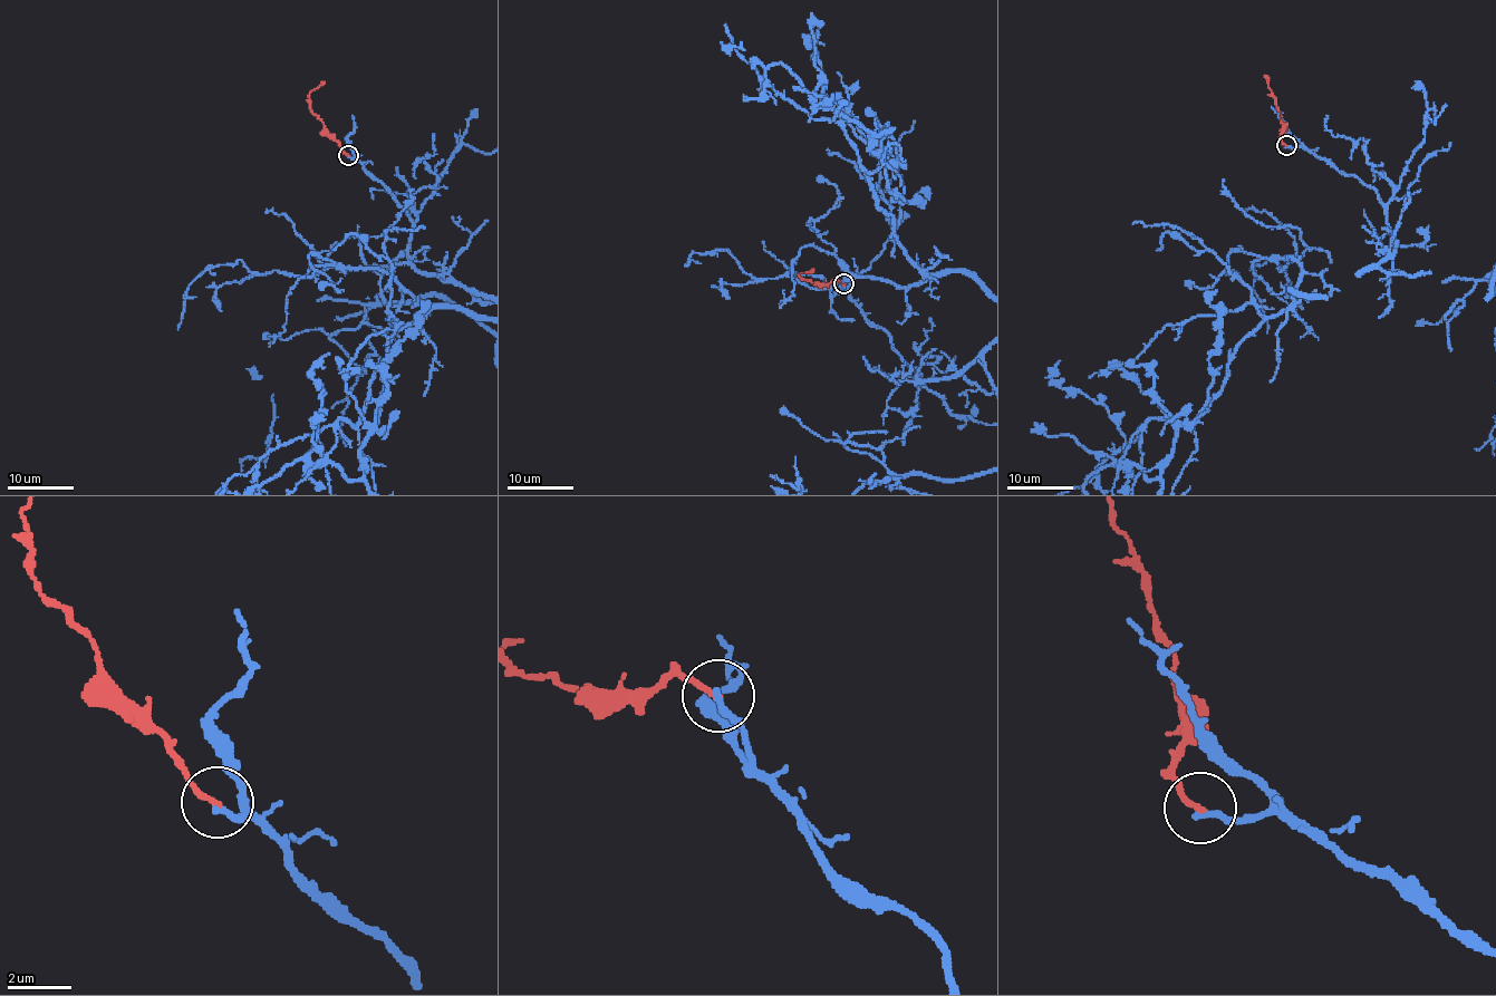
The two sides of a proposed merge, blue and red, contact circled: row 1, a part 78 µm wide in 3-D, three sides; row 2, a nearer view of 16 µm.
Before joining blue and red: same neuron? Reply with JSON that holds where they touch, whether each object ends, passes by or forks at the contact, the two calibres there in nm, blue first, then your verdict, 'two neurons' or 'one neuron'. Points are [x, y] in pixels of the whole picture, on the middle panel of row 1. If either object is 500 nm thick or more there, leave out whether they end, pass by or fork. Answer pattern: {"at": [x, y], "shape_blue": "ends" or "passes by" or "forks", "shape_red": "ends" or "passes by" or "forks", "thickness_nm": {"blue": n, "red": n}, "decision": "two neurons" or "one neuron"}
{"at": [843, 283], "shape_blue": "ends", "shape_red": "ends", "thickness_nm": {"blue": 220, "red": 190}, "decision": "two neurons"}

